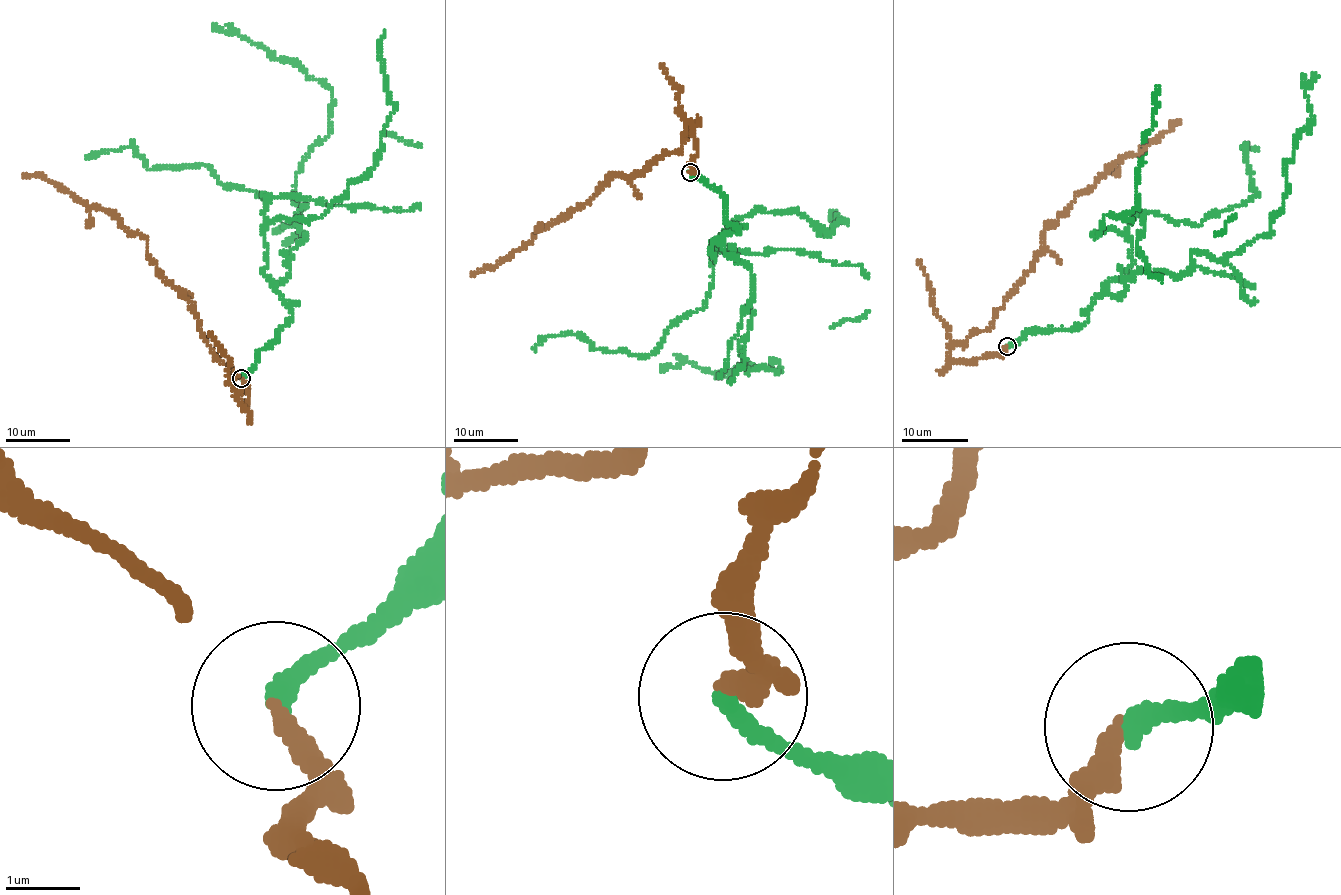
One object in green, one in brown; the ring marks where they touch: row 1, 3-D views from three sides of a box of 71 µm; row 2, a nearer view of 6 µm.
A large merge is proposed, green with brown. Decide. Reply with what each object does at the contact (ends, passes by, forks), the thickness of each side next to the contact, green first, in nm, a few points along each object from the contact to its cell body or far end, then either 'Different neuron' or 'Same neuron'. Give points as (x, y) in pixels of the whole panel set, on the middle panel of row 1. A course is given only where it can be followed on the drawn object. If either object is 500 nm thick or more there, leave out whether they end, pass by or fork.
At the ring green ends. At the ring brown ends. Thickness 280 nm (green) against 320 nm. Course of green: (690, 172), (723, 197), (739, 231), (724, 251), (750, 269), (741, 363), (780, 364), (660, 369). Course of brown: (690, 171), (696, 146), (690, 120), (682, 149), (640, 174), (613, 174), (594, 195), (470, 277). Same neuron

